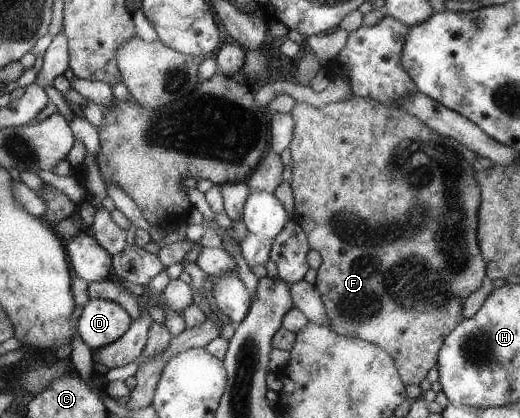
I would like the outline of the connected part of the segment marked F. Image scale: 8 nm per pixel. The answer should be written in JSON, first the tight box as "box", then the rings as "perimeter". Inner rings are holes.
{"box":[288,94,486,385],"perimeter":[[[351,94],[351,96],[350,96],[350,98],[346,98],[346,100],[342,100],[342,101],[337,101],[337,102],[331,102],[331,103],[329,103],[329,104],[326,104],[326,105],[324,105],[324,107],[323,107],[323,108],[315,108],[315,107],[312,107],[312,106],[311,106],[311,105],[309,105],[309,104],[308,104],[308,103],[305,103],[305,102],[297,102],[297,104],[296,104],[296,105],[295,105],[295,107],[294,107],[294,108],[293,108],[293,109],[292,109],[292,110],[291,110],[291,111],[290,111],[290,112],[289,112],[289,113],[290,113],[290,114],[291,114],[291,115],[292,115],[292,116],[293,116],[293,119],[294,119],[294,120],[295,120],[295,121],[294,121],[294,128],[293,128],[293,137],[292,137],[292,140],[290,140],[290,142],[289,142],[289,146],[288,146],[288,148],[289,148],[289,150],[290,150],[290,152],[291,152],[291,160],[292,160],[292,163],[291,163],[291,182],[290,182],[290,183],[289,183],[289,185],[290,185],[290,187],[291,187],[291,194],[292,194],[292,196],[293,196],[293,211],[292,211],[292,212],[291,212],[291,218],[292,218],[292,220],[294,220],[294,222],[295,222],[295,223],[296,223],[296,224],[298,224],[298,226],[299,226],[299,227],[300,227],[300,228],[303,228],[303,231],[304,231],[304,232],[305,232],[305,235],[306,235],[306,236],[307,236],[307,241],[308,241],[308,244],[309,244],[309,248],[310,248],[310,249],[312,249],[312,250],[316,250],[316,252],[318,252],[318,254],[319,254],[319,255],[320,255],[320,256],[321,256],[321,262],[320,262],[320,265],[319,265],[319,266],[318,266],[318,268],[317,268],[317,270],[316,270],[316,277],[315,277],[315,280],[314,280],[314,282],[315,282],[315,283],[314,283],[314,286],[315,286],[315,289],[316,289],[316,290],[317,290],[317,291],[318,291],[318,294],[319,294],[319,295],[320,295],[320,296],[321,296],[321,301],[322,301],[322,304],[323,304],[323,305],[324,305],[324,310],[325,310],[325,313],[326,313],[326,316],[327,316],[327,317],[328,317],[328,326],[329,326],[329,327],[330,327],[330,328],[331,328],[331,329],[333,329],[333,331],[334,331],[334,332],[335,332],[335,333],[338,333],[338,334],[339,334],[339,335],[344,335],[344,336],[347,336],[347,337],[350,337],[350,338],[352,338],[352,337],[354,337],[354,338],[357,338],[357,339],[360,339],[360,340],[363,340],[363,341],[366,341],[366,342],[369,342],[369,343],[372,343],[372,344],[375,344],[375,345],[377,345],[377,347],[378,347],[378,348],[381,348],[381,349],[384,349],[384,350],[385,350],[385,351],[386,351],[386,352],[387,352],[387,353],[389,353],[389,355],[390,355],[390,356],[391,356],[391,357],[392,357],[392,359],[393,359],[393,363],[394,363],[394,364],[395,364],[395,365],[396,365],[396,367],[397,367],[397,372],[398,372],[398,373],[399,373],[399,374],[400,374],[400,377],[401,377],[401,381],[402,381],[402,382],[403,382],[403,383],[404,383],[404,384],[417,384],[417,385],[418,385],[418,384],[420,384],[420,382],[422,382],[422,378],[424,378],[424,376],[426,376],[426,374],[428,374],[428,370],[430,370],[430,368],[432,368],[432,366],[434,366],[434,364],[437,364],[437,362],[436,362],[436,352],[438,352],[438,351],[439,351],[439,350],[440,350],[440,348],[441,348],[441,346],[442,346],[442,343],[443,343],[443,342],[444,342],[444,340],[445,340],[445,336],[446,336],[446,335],[448,335],[448,334],[449,334],[449,332],[450,332],[450,331],[452,331],[452,330],[453,330],[453,328],[454,328],[454,327],[456,327],[456,326],[457,326],[457,324],[458,324],[458,323],[460,323],[460,322],[461,322],[461,320],[462,320],[462,319],[463,319],[463,308],[464,308],[464,304],[465,304],[465,303],[466,303],[466,300],[468,300],[468,298],[469,298],[469,296],[470,296],[470,295],[472,295],[472,294],[473,294],[473,292],[474,292],[474,291],[476,291],[476,290],[477,290],[477,288],[478,288],[478,287],[479,287],[479,286],[480,286],[480,284],[482,284],[482,278],[484,278],[484,276],[486,276],[486,274],[484,274],[484,261],[485,261],[485,260],[482,260],[482,258],[480,258],[480,251],[481,251],[481,250],[478,250],[478,245],[479,245],[479,244],[476,244],[476,237],[477,237],[477,230],[476,230],[476,206],[478,206],[478,200],[481,200],[481,196],[478,196],[478,187],[479,187],[479,186],[478,186],[478,183],[477,183],[477,180],[476,180],[476,176],[475,176],[475,168],[474,168],[474,162],[476,162],[476,161],[475,161],[475,158],[476,158],[476,155],[475,155],[475,154],[474,154],[474,153],[473,153],[473,152],[472,152],[472,151],[471,151],[471,150],[470,150],[470,149],[469,149],[469,148],[466,148],[466,145],[462,145],[462,144],[461,144],[461,143],[460,143],[460,142],[459,142],[459,141],[457,141],[457,140],[454,140],[454,139],[453,139],[453,138],[450,138],[450,137],[445,137],[445,136],[444,136],[444,135],[442,135],[442,134],[440,134],[440,133],[437,133],[437,132],[434,132],[434,129],[431,129],[431,128],[428,128],[428,127],[427,127],[427,126],[426,126],[426,125],[423,125],[423,124],[422,124],[422,121],[419,121],[419,120],[418,120],[418,119],[417,119],[417,118],[416,118],[416,117],[415,117],[415,116],[412,116],[412,115],[411,115],[411,114],[410,114],[410,113],[407,113],[407,112],[406,112],[406,111],[405,111],[405,110],[404,110],[404,109],[401,109],[401,108],[400,108],[400,107],[396,107],[396,108],[394,108],[394,109],[393,109],[393,108],[388,108],[388,107],[387,107],[387,106],[386,106],[386,105],[383,105],[383,104],[380,104],[380,103],[379,103],[379,102],[378,102],[378,101],[375,101],[375,100],[372,100],[372,99],[367,99],[367,98],[362,98],[362,97],[359,97],[359,96],[358,96],[358,95],[354,95],[354,94]],[[464,192],[472,192],[472,200],[474,200],[474,202],[476,202],[476,204],[474,204],[474,206],[472,206],[472,224],[470,224],[470,222],[466,222],[466,214],[464,214]],[[394,226],[402,226],[402,234],[386,234],[386,230],[388,230],[388,228],[390,228],[390,230],[394,230]]]}

